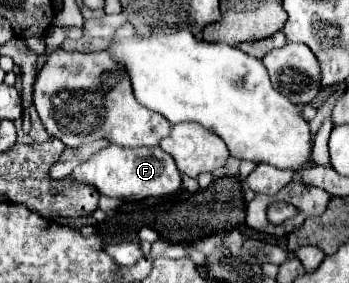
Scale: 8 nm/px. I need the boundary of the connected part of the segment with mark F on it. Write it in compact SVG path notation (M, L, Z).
M108 145L106 149L92 155L86 163L76 167L68 179L94 185L102 195L118 197L118 199L120 197L134 197L134 199L162 197L178 191L182 185L180 171L174 159L170 159L170 155L166 155L160 147L130 149L120 145Z

